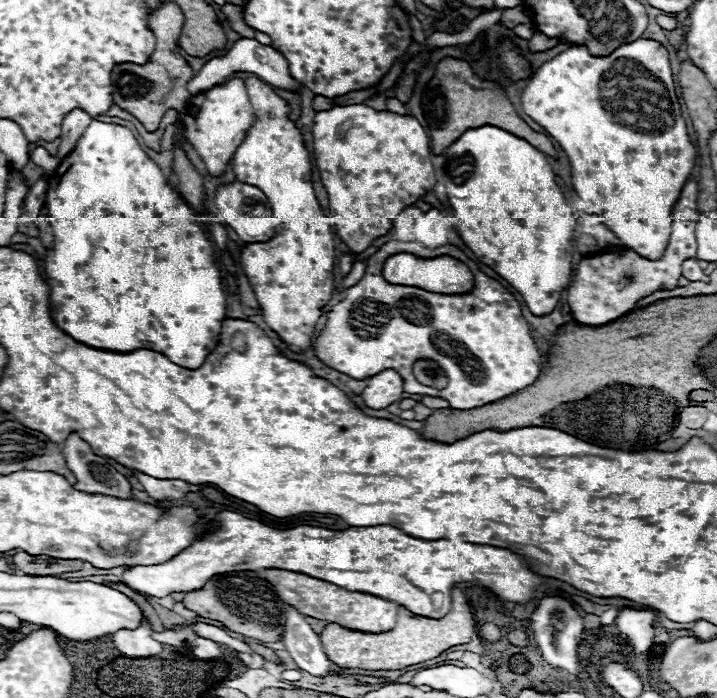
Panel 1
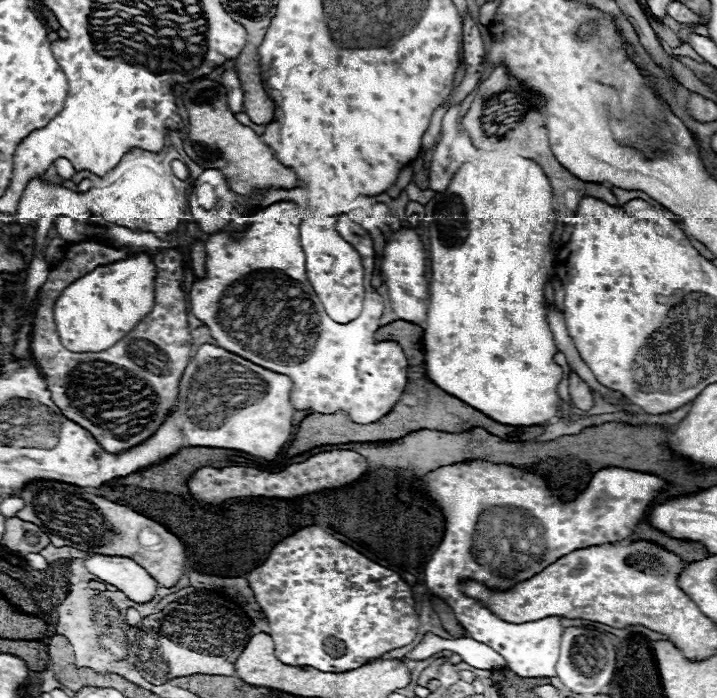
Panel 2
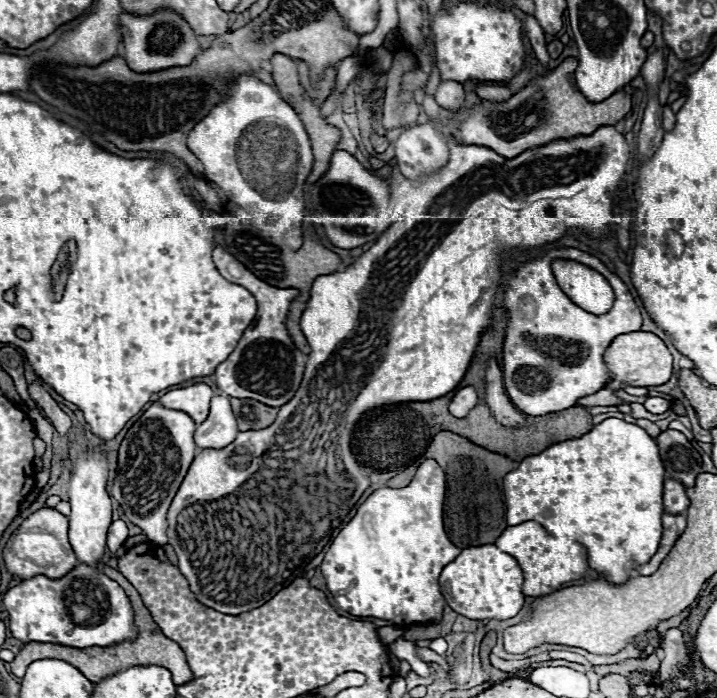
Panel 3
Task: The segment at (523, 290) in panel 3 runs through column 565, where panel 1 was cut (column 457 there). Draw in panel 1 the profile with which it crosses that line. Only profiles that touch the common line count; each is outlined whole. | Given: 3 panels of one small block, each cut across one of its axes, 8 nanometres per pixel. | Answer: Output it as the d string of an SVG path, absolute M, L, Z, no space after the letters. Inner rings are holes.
M400 240L386 242L376 254L370 256L368 268L360 278L360 282L350 286L346 290L344 300L338 302L328 314L326 328L320 334L320 338L314 342L316 356L324 364L356 380L378 374L380 370L396 370L404 380L404 392L444 398L454 410L470 410L476 406L484 406L488 402L496 402L500 398L506 398L508 394L528 388L540 374L540 350L528 330L526 320L520 314L520 304L514 300L514 296L500 282L480 272L476 262L472 262L462 250L458 250L452 244L438 246L438 248L424 248L424 250L430 250L434 254L448 254L448 256L454 256L456 260L462 260L474 274L474 288L468 294L434 294L414 286L390 284L384 280L380 270L384 260L390 254L398 252L398 244L402 242ZM422 356L432 358L436 366L448 376L448 384L442 390L416 382L410 366L416 358L422 358Z

